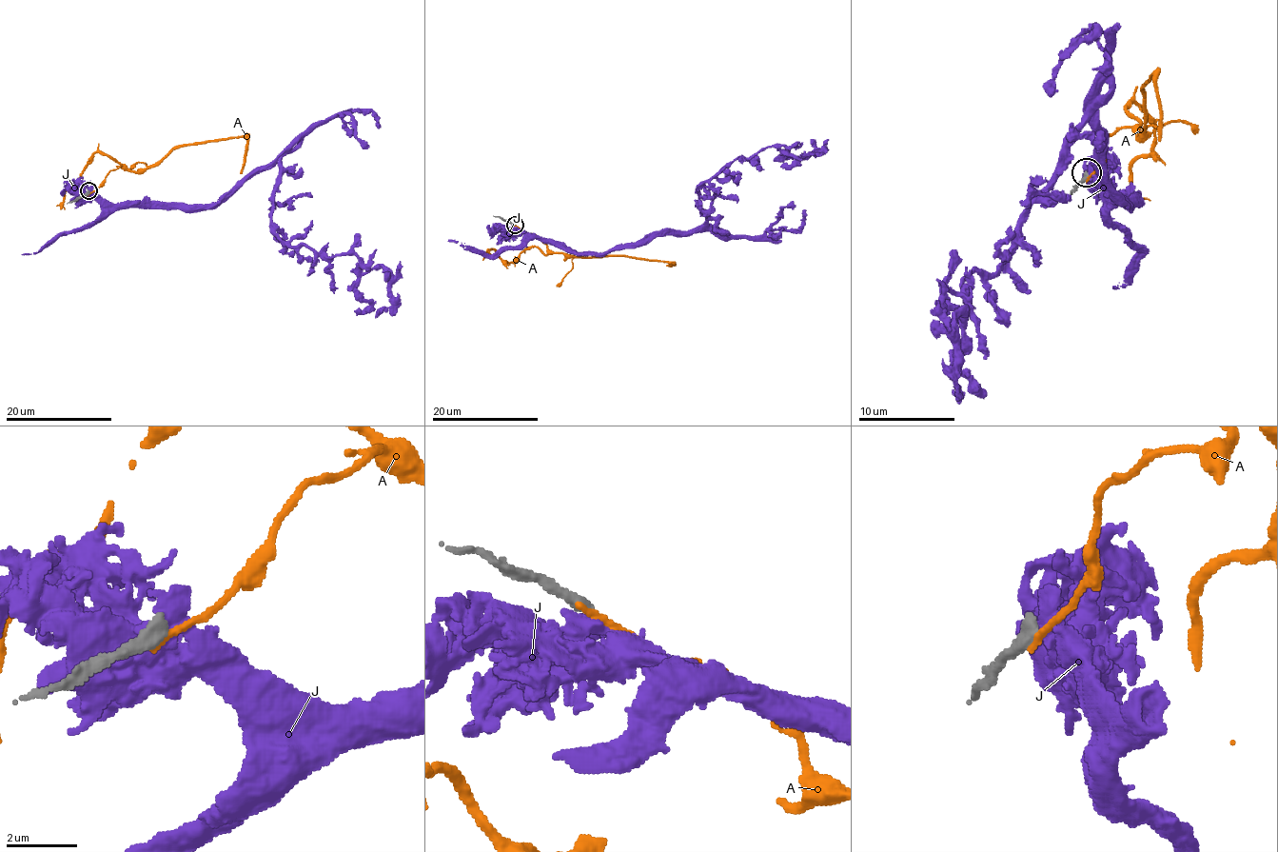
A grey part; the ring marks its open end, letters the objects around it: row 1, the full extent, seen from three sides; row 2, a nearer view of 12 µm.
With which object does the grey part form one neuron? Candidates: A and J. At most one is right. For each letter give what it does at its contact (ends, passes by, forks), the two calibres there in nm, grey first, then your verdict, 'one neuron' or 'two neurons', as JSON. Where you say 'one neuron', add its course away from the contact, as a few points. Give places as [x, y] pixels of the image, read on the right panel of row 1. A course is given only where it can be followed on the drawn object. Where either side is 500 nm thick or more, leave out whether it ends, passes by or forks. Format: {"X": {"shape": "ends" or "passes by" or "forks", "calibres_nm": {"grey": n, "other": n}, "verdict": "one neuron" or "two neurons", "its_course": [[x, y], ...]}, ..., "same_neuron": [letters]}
{"A": {"shape": "ends", "calibres_nm": {"grey": 460, "other": 200}, "verdict": "two neurons"}, "J": {"shape": "passes by", "calibres_nm": {"grey": 440, "other": 440}, "verdict": "two neurons"}, "same_neuron": []}

